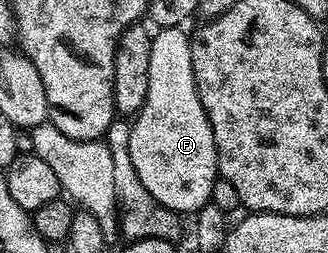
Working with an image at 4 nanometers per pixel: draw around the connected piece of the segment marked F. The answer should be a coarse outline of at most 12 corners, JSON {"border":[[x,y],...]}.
{"border":[[158,28],[129,157],[178,215],[210,202],[216,141],[190,34]]}

